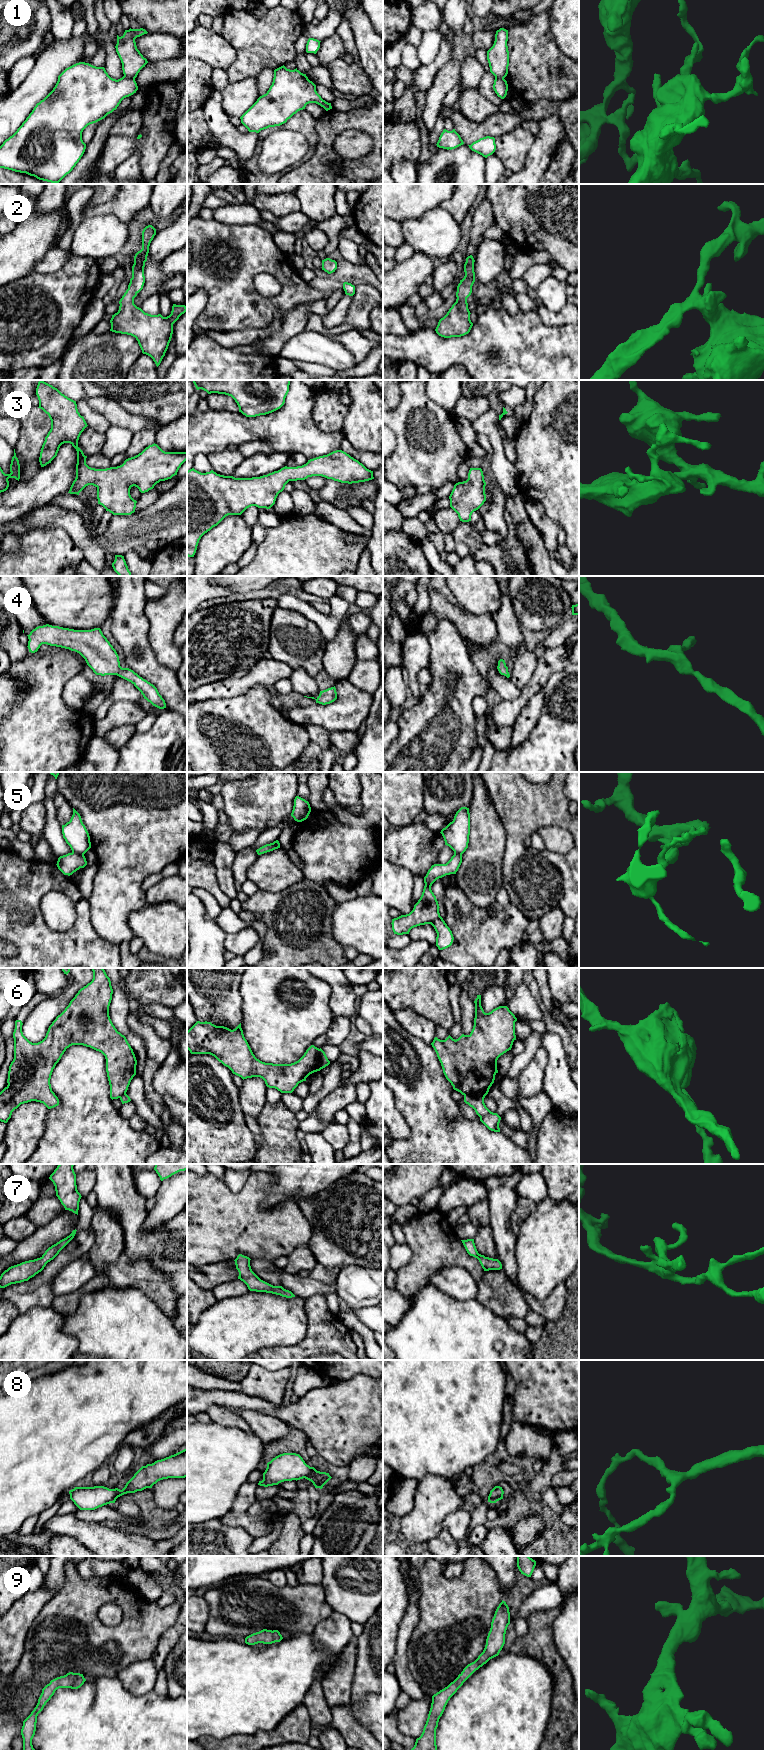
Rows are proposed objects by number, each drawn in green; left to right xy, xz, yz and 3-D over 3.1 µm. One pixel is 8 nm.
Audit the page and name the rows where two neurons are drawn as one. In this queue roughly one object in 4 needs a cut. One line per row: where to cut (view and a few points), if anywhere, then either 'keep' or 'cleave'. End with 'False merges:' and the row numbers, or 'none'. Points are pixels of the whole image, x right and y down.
1: cut in xy along (124, 75), (134, 79); cleave
2: no cut; keep
3: no cut; keep
4: no cut; keep
5: cut in xy along (72, 851), (83, 855); cleave
6: cut in xz along (318, 1049), (318, 1067), (320, 1069); cleave
7: no cut; keep
8: no cut; keep
9: no cut; keep
False merges: 1, 5, 6

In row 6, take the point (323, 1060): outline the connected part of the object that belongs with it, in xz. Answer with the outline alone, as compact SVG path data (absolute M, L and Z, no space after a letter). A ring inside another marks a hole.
M320 1048L319 1049L319 1069L323 1069L325 1068L326 1066L328 1066L330 1064L330 1061L328 1060L325 1052Z

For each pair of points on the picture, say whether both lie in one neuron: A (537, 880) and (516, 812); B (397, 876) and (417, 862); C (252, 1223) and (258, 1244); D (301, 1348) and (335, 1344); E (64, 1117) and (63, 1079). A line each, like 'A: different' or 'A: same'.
A: same
B: different
C: same
D: same
E: same

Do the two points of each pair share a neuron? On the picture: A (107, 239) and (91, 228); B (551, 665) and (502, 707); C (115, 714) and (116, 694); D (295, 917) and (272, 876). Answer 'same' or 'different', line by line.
A: same
B: same
C: different
D: different

